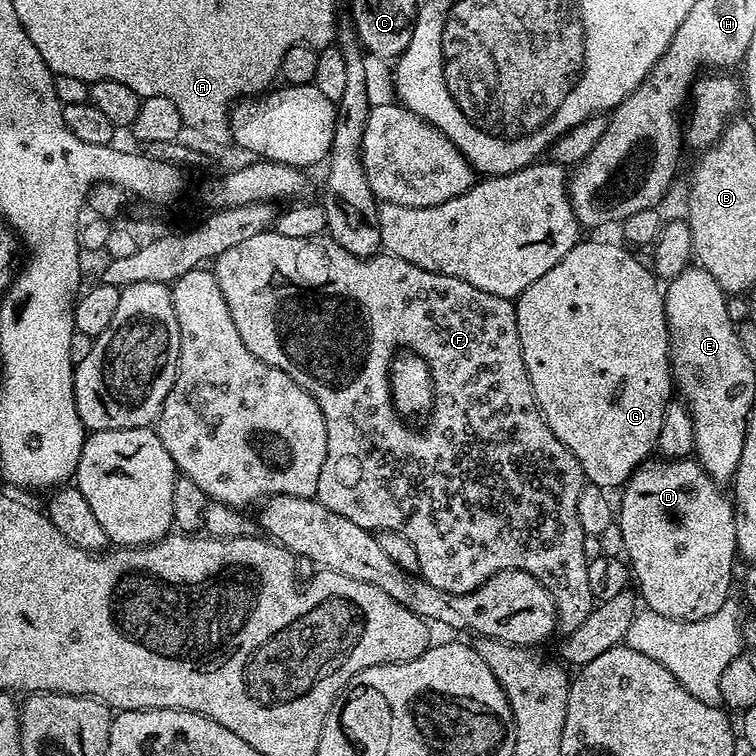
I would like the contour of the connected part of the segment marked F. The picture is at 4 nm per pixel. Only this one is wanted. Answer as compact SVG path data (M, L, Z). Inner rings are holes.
M275 230L254 234L238 246L222 250L222 254L214 261L214 271L222 296L226 298L230 318L234 318L238 334L242 334L242 342L246 342L246 350L250 350L254 358L294 378L294 382L298 382L298 386L302 386L302 390L306 390L312 395L314 402L318 402L326 418L326 462L322 462L322 474L318 474L318 490L315 494L315 499L322 506L334 510L334 514L342 514L342 518L350 518L350 522L358 522L358 526L363 528L402 533L410 546L418 550L419 575L438 590L466 594L482 586L482 582L486 582L494 574L507 568L517 568L538 578L538 582L542 582L542 586L546 586L546 590L556 599L558 624L561 629L564 628L565 633L572 632L586 622L586 618L592 613L594 601L590 594L589 560L583 549L585 534L578 522L578 496L582 494L586 483L584 471L578 458L574 458L574 454L570 454L570 450L566 450L566 446L558 442L554 430L550 430L534 398L534 390L530 386L522 358L516 305L512 300L490 294L486 290L478 290L478 286L470 286L470 282L422 270L397 256L355 256L342 250L342 246L338 246L324 234L310 238L286 238ZM399 348L421 356L432 375L434 403L425 432L407 428L404 425L407 424L405 417L392 405L392 387L388 374Z

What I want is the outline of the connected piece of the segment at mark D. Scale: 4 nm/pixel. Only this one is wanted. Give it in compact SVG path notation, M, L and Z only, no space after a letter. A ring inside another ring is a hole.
M652 458L637 468L636 473L629 478L627 484L622 489L620 504L618 500L618 528L620 524L620 536L624 539L624 548L628 551L626 555L627 563L630 565L631 575L640 583L638 587L639 595L642 597L649 609L666 618L675 620L701 620L710 614L714 614L730 598L728 592L732 588L732 563L738 560L736 551L736 510L731 499L724 497L725 489L716 481L711 480L704 472L704 467L695 458L685 458L683 460L666 460L663 458Z

